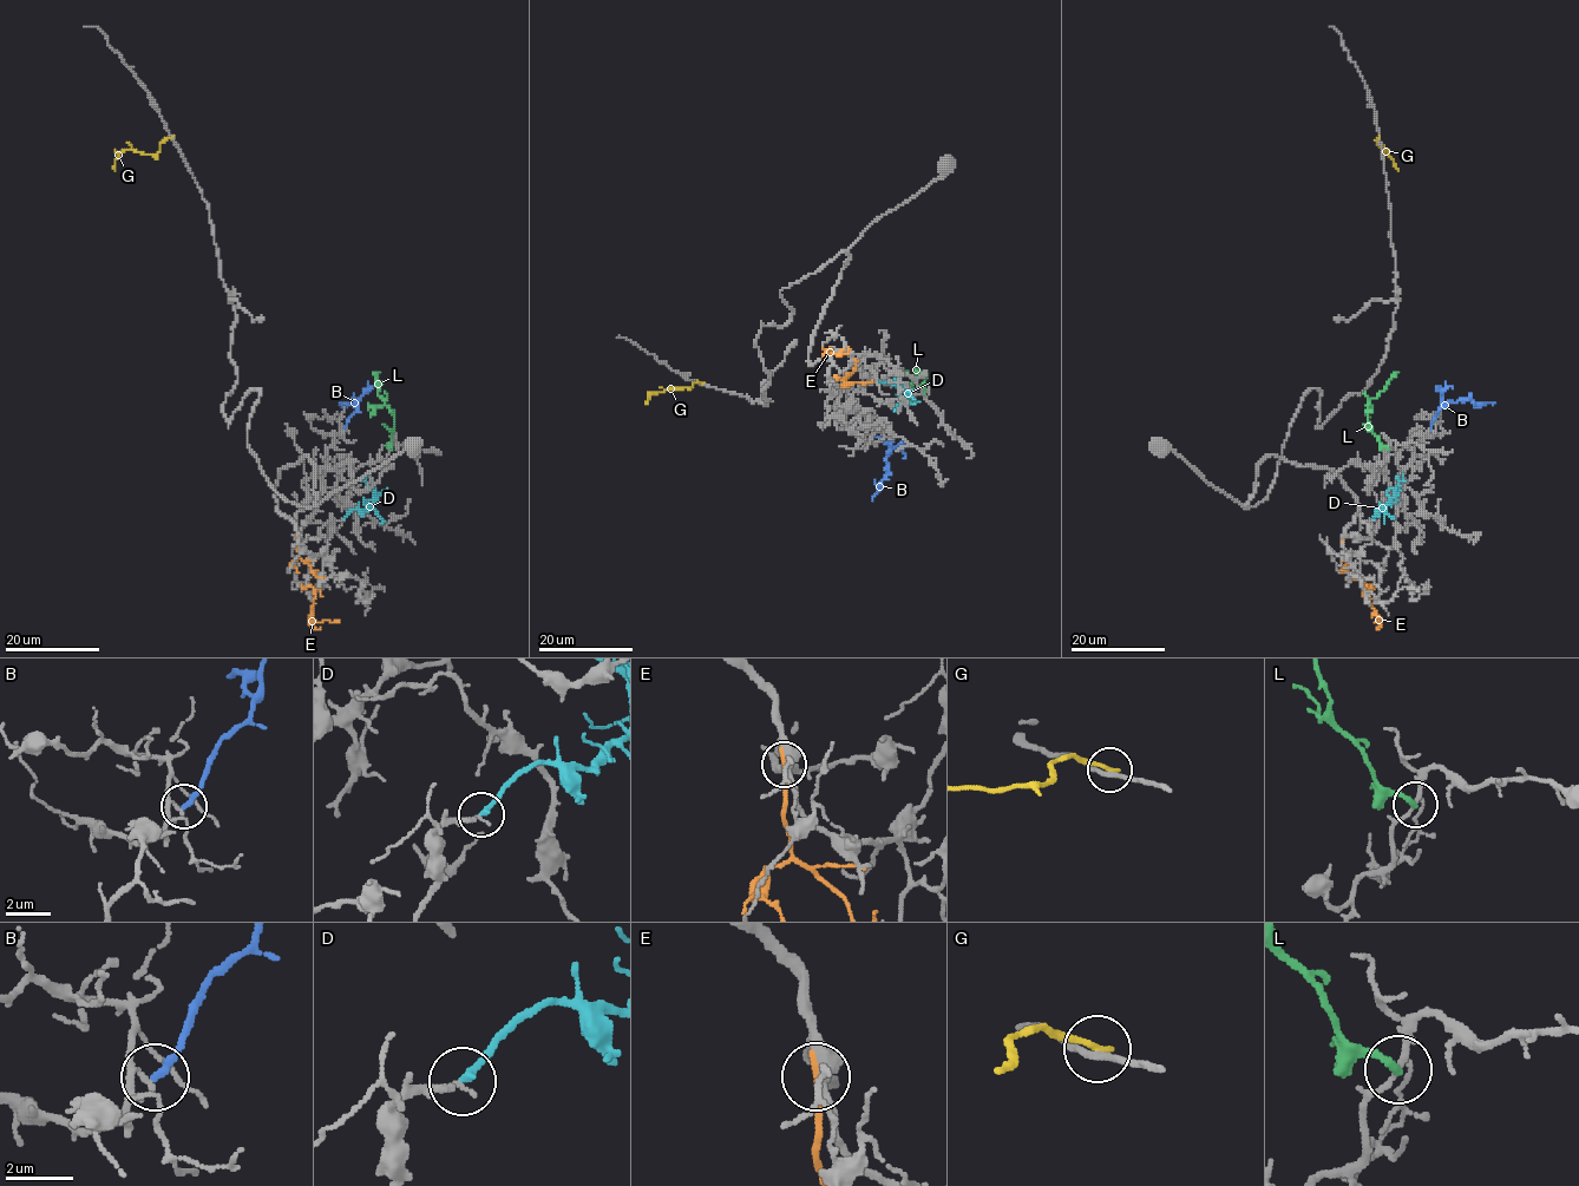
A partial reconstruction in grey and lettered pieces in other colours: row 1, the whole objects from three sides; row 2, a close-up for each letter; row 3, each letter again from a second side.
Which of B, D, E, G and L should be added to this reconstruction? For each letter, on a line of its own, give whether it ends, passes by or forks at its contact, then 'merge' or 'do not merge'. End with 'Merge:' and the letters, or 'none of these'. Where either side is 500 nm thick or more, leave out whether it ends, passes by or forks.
B: it ends | do not merge
D: it ends | merge
E: it ends | do not merge
G: it ends | do not merge
L: it ends | do not merge
Merge: D

